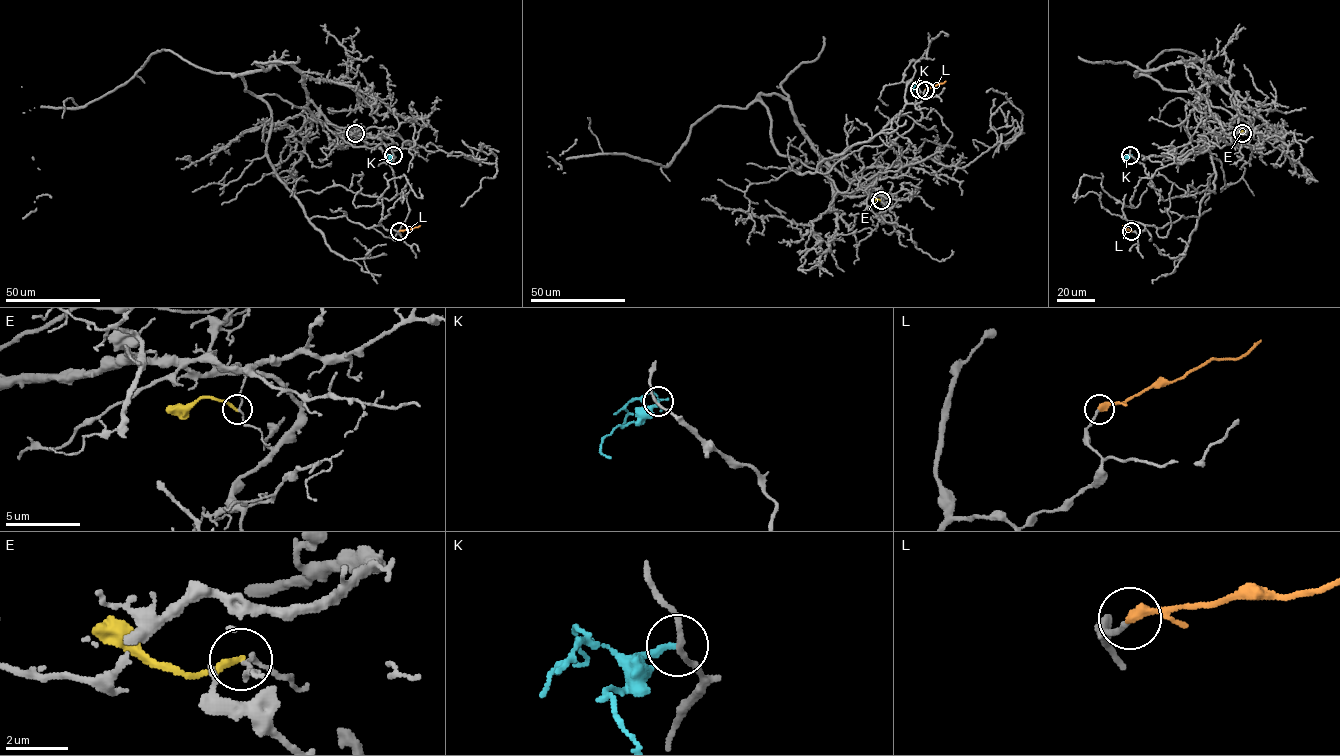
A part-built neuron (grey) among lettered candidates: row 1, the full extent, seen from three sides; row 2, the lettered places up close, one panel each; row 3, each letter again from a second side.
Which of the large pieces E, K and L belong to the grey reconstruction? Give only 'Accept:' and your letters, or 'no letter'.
Accept: L

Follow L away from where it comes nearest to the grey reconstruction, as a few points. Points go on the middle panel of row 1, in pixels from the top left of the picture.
L: (925, 90), (946, 81)

